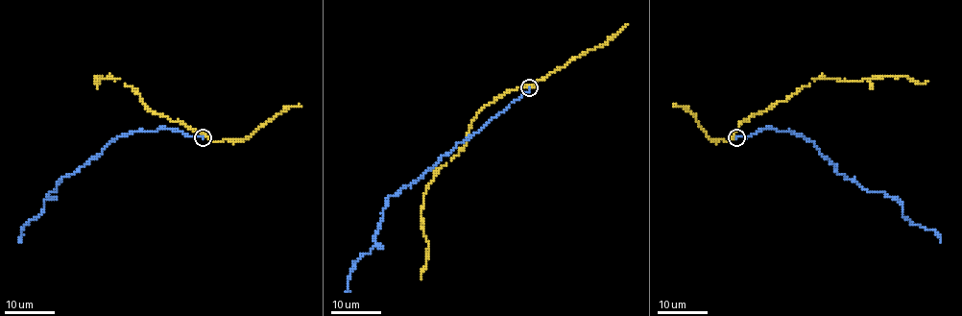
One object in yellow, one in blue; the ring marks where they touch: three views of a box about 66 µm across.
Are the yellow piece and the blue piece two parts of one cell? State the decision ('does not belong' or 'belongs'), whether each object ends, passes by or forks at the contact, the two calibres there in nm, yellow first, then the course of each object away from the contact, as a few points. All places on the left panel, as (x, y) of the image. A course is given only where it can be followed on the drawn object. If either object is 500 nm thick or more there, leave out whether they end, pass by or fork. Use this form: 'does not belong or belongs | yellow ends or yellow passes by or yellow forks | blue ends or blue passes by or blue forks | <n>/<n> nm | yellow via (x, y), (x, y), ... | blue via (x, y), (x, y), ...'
belongs | yellow passes by | blue ends | 110/140 nm | yellow via (202, 137), (177, 120), (152, 113), (120, 78), (94, 80), (96, 76), (101, 76), (95, 82) | blue via (204, 137), (159, 128), (115, 138), (99, 155), (60, 179), (47, 196), (43, 210), (20, 230), (19, 241)

